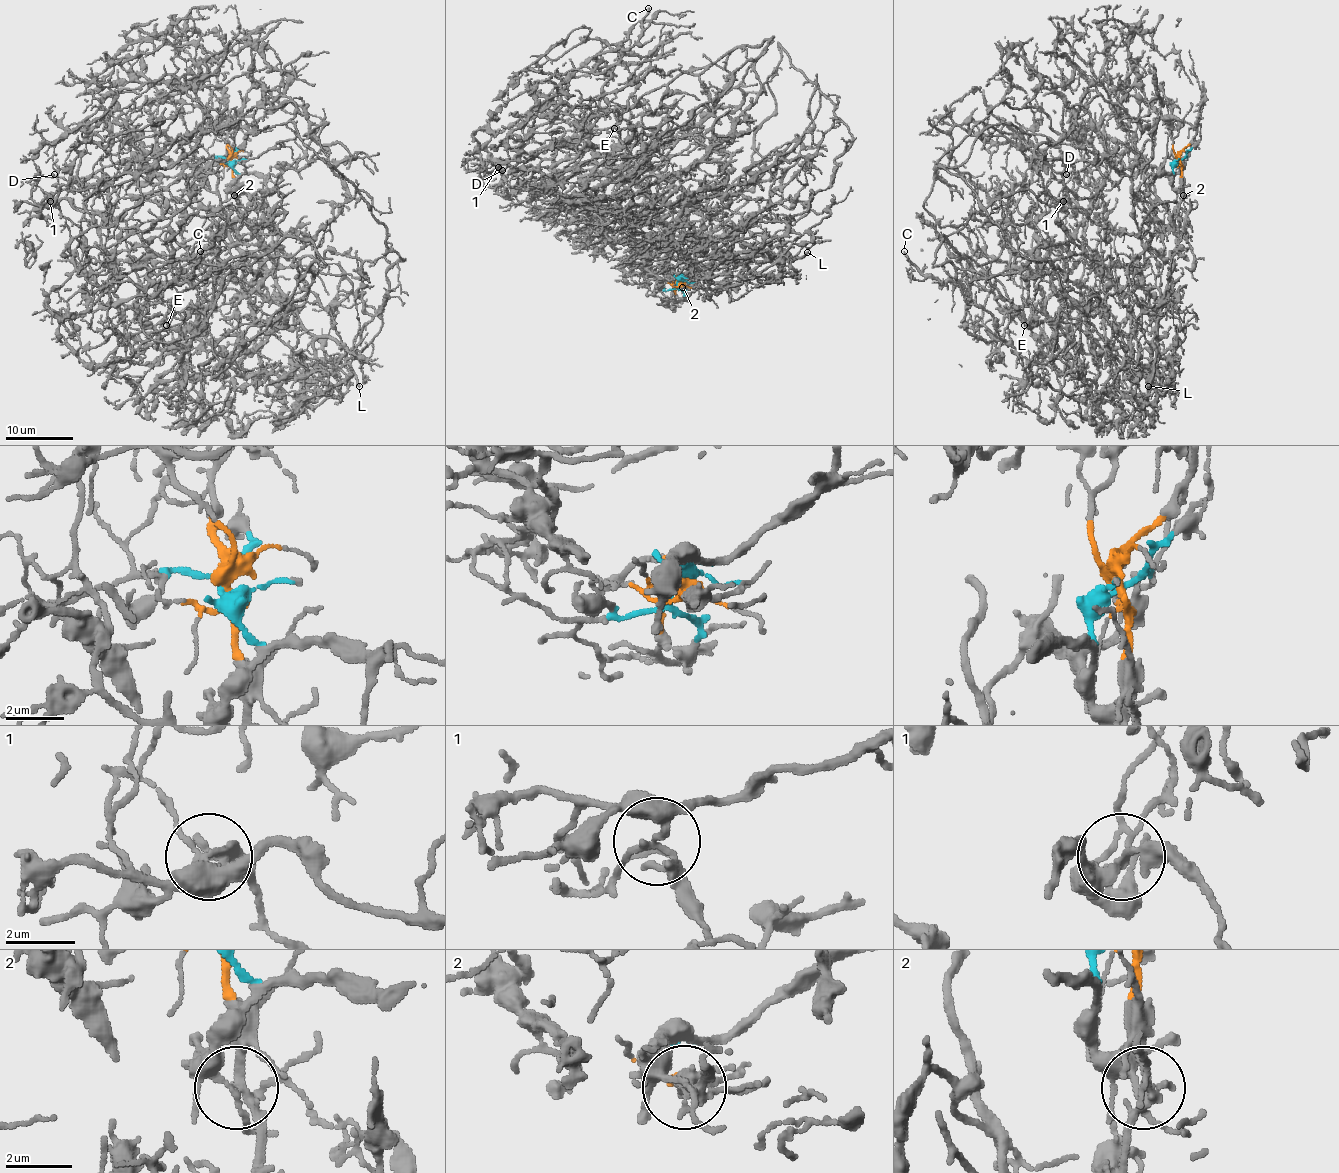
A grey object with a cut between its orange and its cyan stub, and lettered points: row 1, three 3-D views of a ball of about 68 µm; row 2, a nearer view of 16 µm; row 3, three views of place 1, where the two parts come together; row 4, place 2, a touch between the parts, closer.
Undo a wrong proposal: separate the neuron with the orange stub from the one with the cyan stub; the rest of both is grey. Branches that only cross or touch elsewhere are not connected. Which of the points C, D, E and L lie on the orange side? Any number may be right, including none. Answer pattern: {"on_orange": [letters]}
{"on_orange": ["L"]}

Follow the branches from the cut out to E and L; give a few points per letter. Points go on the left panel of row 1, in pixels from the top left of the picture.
E: (229, 159), (269, 191), (352, 158), (327, 122), (371, 207), (224, 266), (258, 191), (278, 242), (166, 325)
L: (229, 159), (239, 203), (230, 239), (271, 276), (300, 324), (312, 334), (329, 335), (346, 352), (359, 386)

